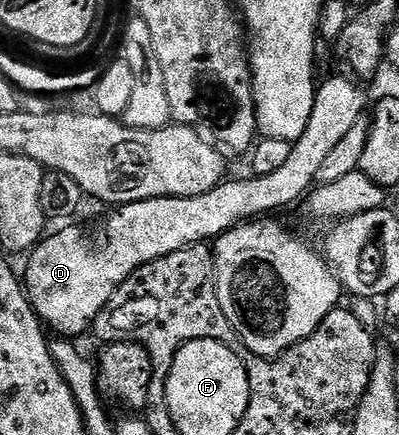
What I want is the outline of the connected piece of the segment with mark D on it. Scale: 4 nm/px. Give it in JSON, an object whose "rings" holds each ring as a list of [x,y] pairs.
{"rings":[[[349,76],[346,77],[330,77],[326,82],[319,84],[314,90],[314,106],[312,107],[312,116],[308,118],[308,128],[304,130],[304,135],[300,135],[300,139],[296,139],[292,142],[290,150],[288,151],[288,159],[278,170],[270,173],[269,175],[260,175],[255,177],[253,175],[247,176],[247,181],[230,181],[231,179],[223,179],[220,184],[218,184],[215,189],[208,191],[204,195],[192,195],[191,197],[153,197],[150,200],[140,200],[136,203],[126,204],[115,208],[111,213],[113,213],[106,221],[104,227],[98,231],[88,231],[84,227],[80,227],[78,223],[68,223],[61,226],[56,233],[47,234],[43,236],[41,241],[35,245],[29,255],[27,256],[27,263],[25,271],[22,271],[22,281],[30,300],[30,305],[33,307],[34,312],[37,313],[39,318],[47,319],[50,317],[49,328],[54,333],[59,336],[65,336],[71,339],[77,338],[76,335],[82,334],[85,330],[86,332],[93,326],[94,319],[96,315],[100,313],[107,305],[109,299],[116,293],[116,291],[121,287],[125,281],[135,273],[143,265],[147,265],[150,262],[154,262],[156,259],[163,257],[164,255],[172,255],[172,251],[180,251],[184,247],[189,245],[200,245],[209,242],[211,239],[217,239],[222,236],[223,233],[227,233],[229,229],[235,229],[238,225],[244,225],[247,221],[252,221],[255,219],[265,218],[267,215],[274,215],[277,209],[286,209],[289,205],[294,205],[298,200],[305,198],[307,194],[315,188],[317,177],[320,173],[320,166],[324,163],[324,158],[327,157],[335,149],[336,143],[340,143],[340,139],[344,139],[344,134],[351,127],[356,127],[358,121],[363,120],[364,114],[362,113],[366,109],[366,93],[361,89],[359,82],[357,80],[351,79]]]}

